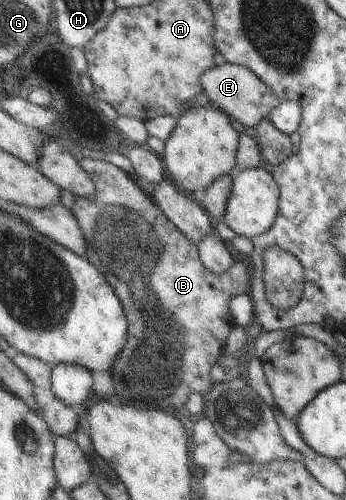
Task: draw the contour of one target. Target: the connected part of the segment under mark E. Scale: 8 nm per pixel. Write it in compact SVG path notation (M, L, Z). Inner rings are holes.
M225 63L214 66L200 75L200 89L213 107L223 110L229 117L234 117L246 127L257 126L264 117L270 115L281 99L247 67Z

